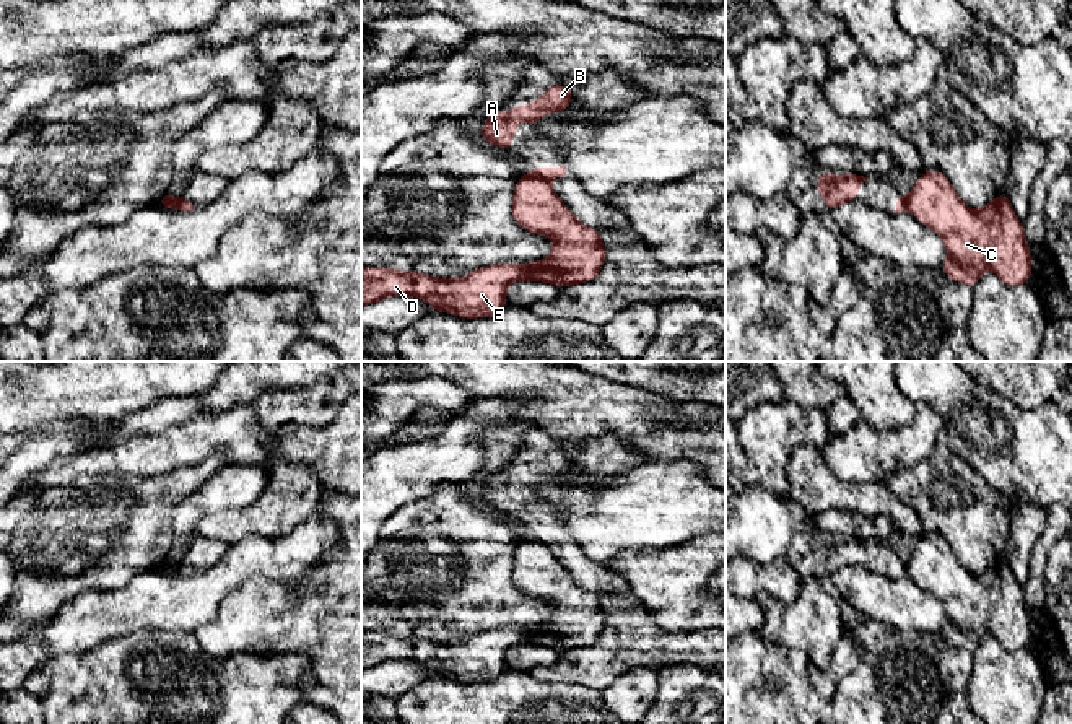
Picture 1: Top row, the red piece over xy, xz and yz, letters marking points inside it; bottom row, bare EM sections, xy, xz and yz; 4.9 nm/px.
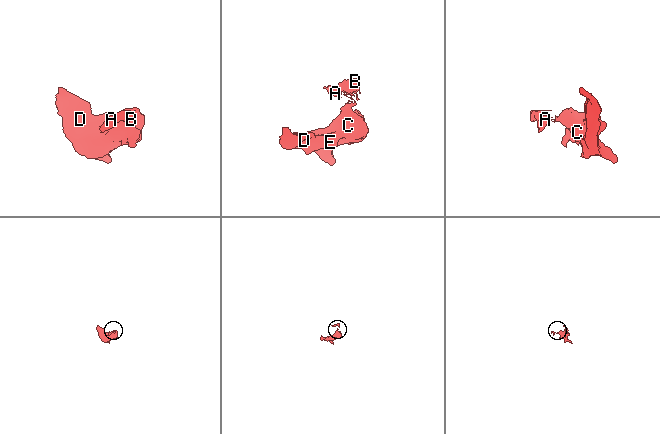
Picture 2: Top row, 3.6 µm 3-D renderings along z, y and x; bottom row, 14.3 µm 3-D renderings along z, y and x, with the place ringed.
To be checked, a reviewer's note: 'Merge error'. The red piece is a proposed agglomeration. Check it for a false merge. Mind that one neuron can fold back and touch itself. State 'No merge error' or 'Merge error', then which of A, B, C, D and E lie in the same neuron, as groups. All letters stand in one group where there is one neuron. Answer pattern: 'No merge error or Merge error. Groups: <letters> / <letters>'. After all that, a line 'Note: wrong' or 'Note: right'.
Merge error. Groups: A B / C D E
Note: right

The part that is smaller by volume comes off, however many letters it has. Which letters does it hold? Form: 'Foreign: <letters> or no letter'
Foreign: A, B

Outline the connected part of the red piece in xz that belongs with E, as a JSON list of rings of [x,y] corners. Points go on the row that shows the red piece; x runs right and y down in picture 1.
[[[530,172],[522,176],[514,187],[511,213],[524,229],[555,241],[547,259],[537,264],[488,265],[447,280],[363,267],[361,307],[386,296],[416,296],[426,299],[436,312],[488,317],[508,306],[506,288],[516,280],[547,281],[563,288],[597,278],[607,262],[600,233],[581,225],[547,181]]]

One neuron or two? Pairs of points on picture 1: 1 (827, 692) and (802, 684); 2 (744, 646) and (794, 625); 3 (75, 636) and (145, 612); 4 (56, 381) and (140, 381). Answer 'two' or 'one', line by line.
1: two
2: two
3: one
4: one

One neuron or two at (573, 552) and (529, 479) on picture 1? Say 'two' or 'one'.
one

